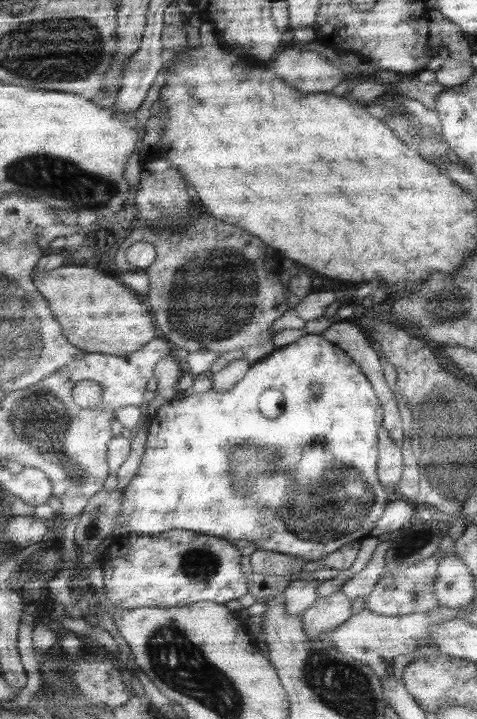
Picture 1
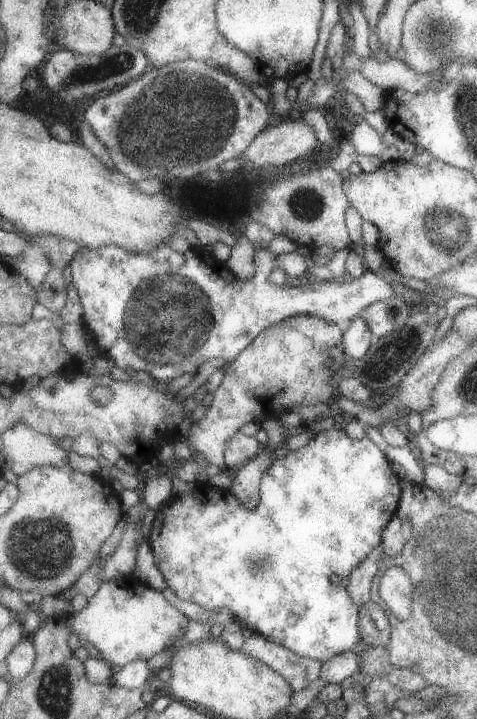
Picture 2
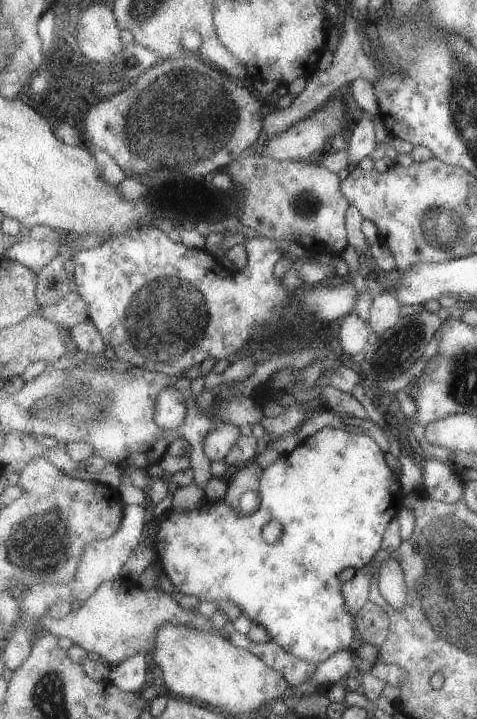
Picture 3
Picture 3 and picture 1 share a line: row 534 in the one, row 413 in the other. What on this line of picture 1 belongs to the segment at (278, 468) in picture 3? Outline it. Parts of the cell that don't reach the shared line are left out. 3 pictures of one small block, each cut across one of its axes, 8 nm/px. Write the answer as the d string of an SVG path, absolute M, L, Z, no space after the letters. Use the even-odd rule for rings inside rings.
M305 333L297 341L259 360L231 392L191 392L189 398L174 398L160 406L149 423L143 462L125 489L116 530L127 527L135 534L155 537L181 529L229 541L247 540L260 547L273 544L273 532L269 530L274 528L265 528L271 518L255 520L255 512L251 510L251 506L263 502L263 488L271 484L269 480L277 478L279 496L283 496L283 480L299 480L299 462L339 462L347 468L347 474L341 472L341 476L337 476L335 470L331 470L331 476L323 474L313 484L297 488L297 492L289 494L283 508L275 508L280 518L278 553L296 556L306 563L319 560L348 542L367 537L384 506L393 498L391 492L381 488L375 474L376 430L382 423L379 401L358 365L320 334ZM313 384L319 386L317 394L309 390ZM269 389L279 390L283 396L279 418L263 416L257 406L261 394Z

